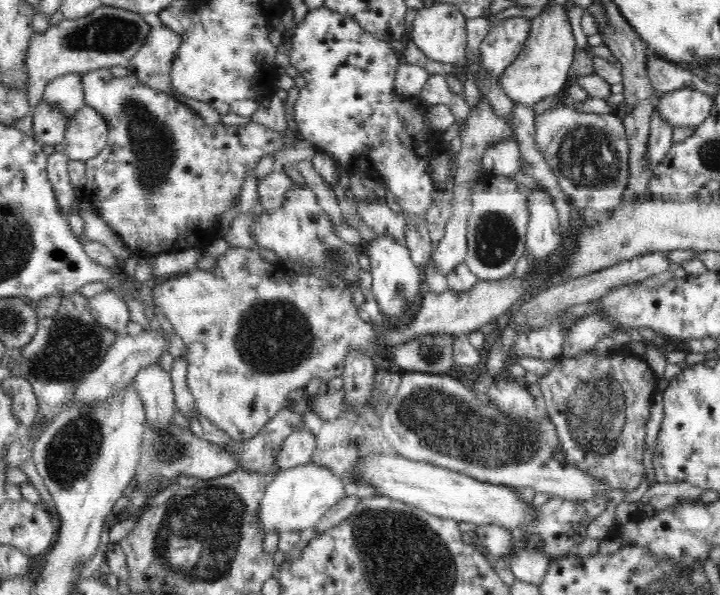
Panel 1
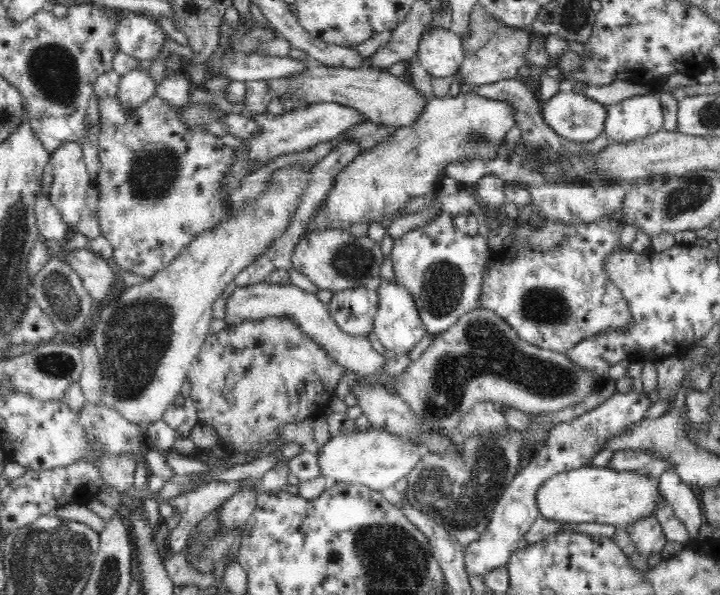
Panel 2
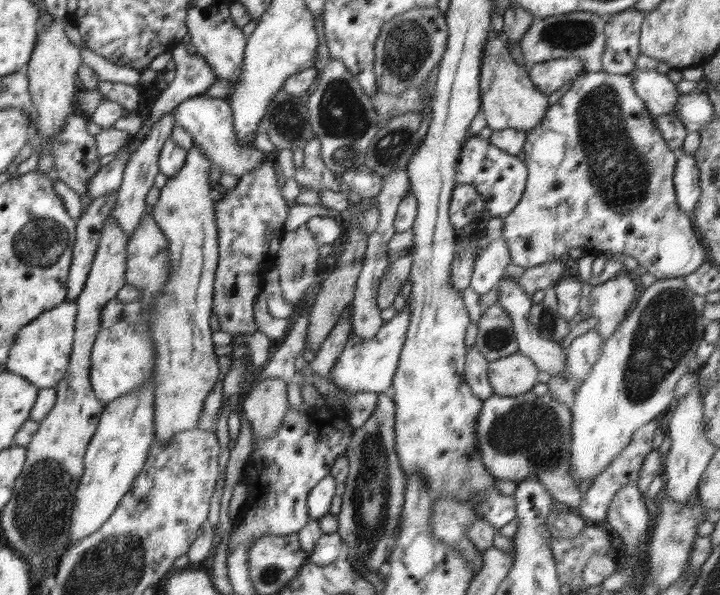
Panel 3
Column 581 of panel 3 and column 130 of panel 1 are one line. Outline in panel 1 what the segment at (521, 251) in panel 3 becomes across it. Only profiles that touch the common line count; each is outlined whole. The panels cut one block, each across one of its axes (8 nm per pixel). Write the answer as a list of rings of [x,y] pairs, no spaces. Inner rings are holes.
[[[97,69],[92,70],[90,73],[84,73],[82,77],[82,84],[83,84],[83,93],[84,93],[84,100],[85,104],[88,106],[91,106],[92,108],[96,109],[102,117],[105,118],[106,124],[108,125],[108,134],[107,134],[107,145],[101,150],[100,154],[96,155],[94,158],[88,159],[85,162],[85,175],[86,177],[86,184],[82,188],[81,192],[79,192],[79,195],[83,197],[85,201],[92,202],[92,206],[94,207],[94,210],[96,211],[96,214],[110,226],[110,228],[119,236],[123,243],[127,248],[132,250],[133,254],[140,258],[144,258],[146,256],[152,256],[160,253],[166,253],[170,252],[170,250],[180,250],[180,248],[183,249],[189,249],[189,248],[200,248],[204,241],[200,236],[198,236],[198,230],[210,230],[210,242],[212,241],[212,228],[210,226],[216,226],[216,222],[219,224],[219,220],[221,219],[221,216],[225,214],[225,212],[228,209],[231,209],[236,202],[238,202],[238,196],[239,192],[241,191],[242,185],[245,183],[245,178],[247,177],[247,172],[251,171],[252,169],[256,168],[256,165],[258,161],[267,154],[270,154],[274,156],[278,150],[286,149],[290,146],[294,146],[296,143],[300,141],[300,136],[298,135],[298,131],[292,130],[288,128],[288,136],[282,136],[280,132],[276,132],[272,128],[266,128],[265,126],[262,126],[262,124],[258,124],[256,122],[250,122],[250,124],[246,124],[246,126],[228,126],[226,124],[216,124],[216,126],[210,126],[198,113],[196,113],[194,110],[190,110],[186,105],[180,103],[174,96],[168,95],[164,92],[155,91],[153,88],[150,88],[147,84],[142,84],[134,75],[128,75],[124,76],[122,78],[117,78],[112,74],[111,70],[109,69]]]

